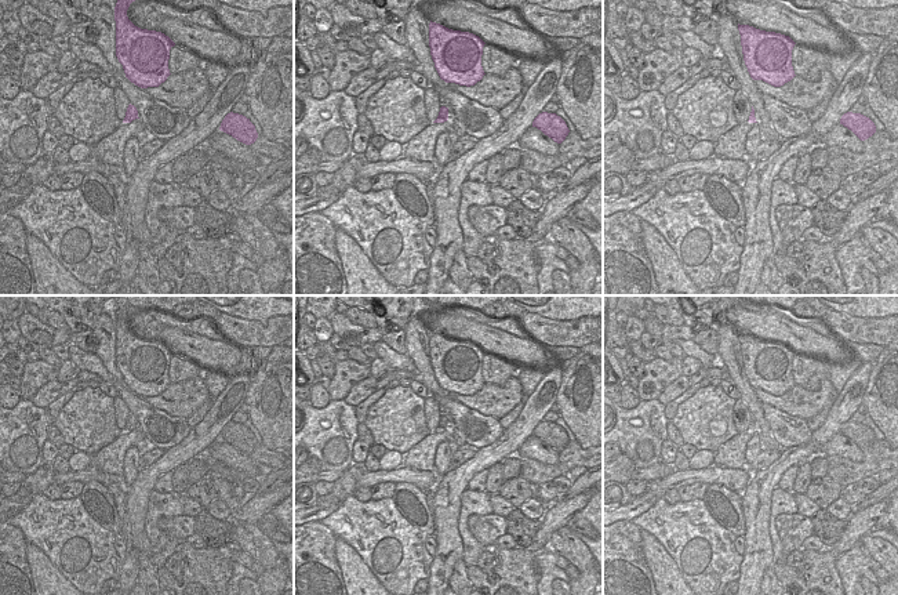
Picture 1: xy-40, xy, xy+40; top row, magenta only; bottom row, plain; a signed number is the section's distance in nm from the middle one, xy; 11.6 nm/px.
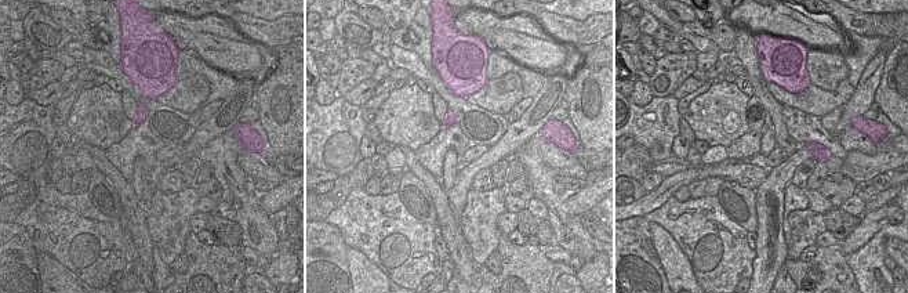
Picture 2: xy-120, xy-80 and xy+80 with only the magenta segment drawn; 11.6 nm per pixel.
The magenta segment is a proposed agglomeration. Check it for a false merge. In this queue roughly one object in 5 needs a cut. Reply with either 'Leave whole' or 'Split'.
Leave whole.

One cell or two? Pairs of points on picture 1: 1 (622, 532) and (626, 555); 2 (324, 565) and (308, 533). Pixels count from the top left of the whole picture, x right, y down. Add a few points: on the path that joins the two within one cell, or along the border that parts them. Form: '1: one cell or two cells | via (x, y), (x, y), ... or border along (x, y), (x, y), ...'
1: one cell | via (622, 537), (622, 550)
2: one cell | via (316, 557), (309, 550), (308, 541)

